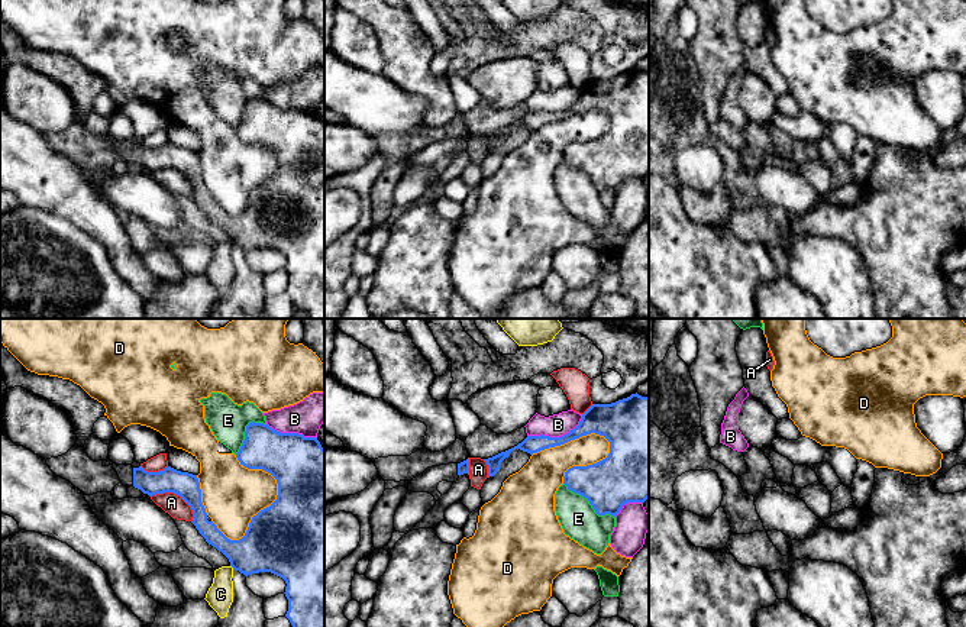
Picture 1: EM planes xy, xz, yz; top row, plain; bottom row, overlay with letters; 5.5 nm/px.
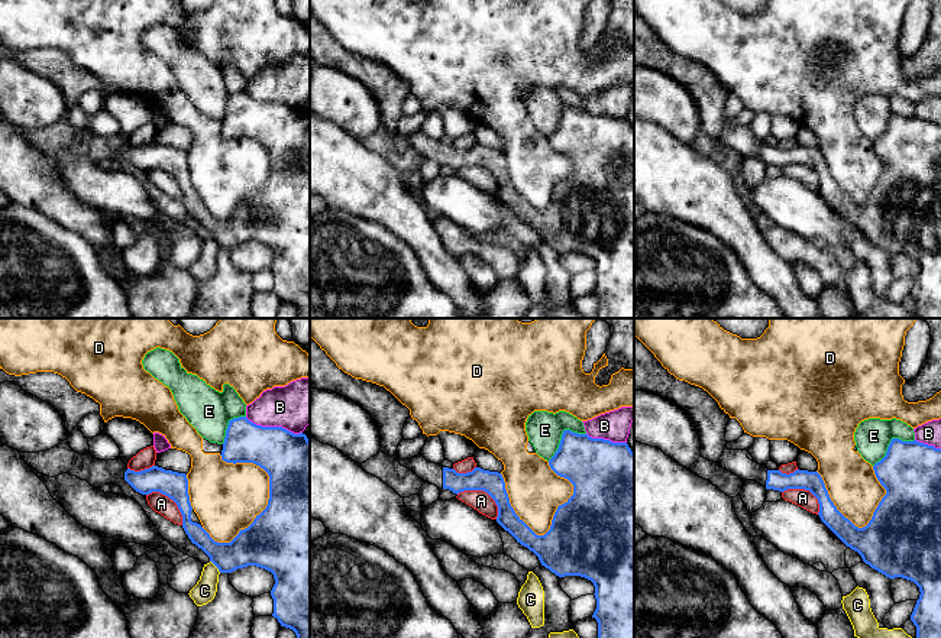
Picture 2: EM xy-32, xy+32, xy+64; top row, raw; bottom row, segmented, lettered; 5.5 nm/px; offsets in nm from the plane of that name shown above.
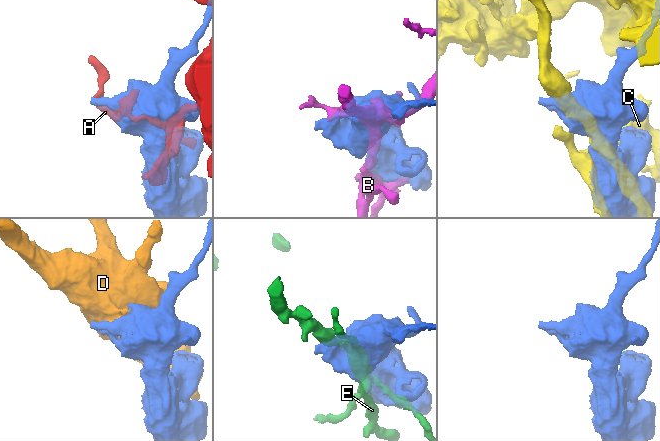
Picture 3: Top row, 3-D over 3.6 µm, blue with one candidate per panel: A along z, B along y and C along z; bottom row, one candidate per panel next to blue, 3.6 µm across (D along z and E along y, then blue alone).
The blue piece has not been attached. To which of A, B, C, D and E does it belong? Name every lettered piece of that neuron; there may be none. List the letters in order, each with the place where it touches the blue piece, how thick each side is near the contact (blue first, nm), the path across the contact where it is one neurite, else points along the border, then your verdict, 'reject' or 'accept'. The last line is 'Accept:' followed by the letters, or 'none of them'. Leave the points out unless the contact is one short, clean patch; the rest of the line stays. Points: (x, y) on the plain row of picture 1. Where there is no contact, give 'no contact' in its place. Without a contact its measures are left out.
A: contact xy (178, 170); calibres 140 and 120 nm; reject
B: contact xz (556, 113); calibres 160 and 130 nm; reject
C: contact xy (232, 242); calibres 300 and 140 nm; reject
D: contact xz (571, 115); calibres 190 and 220 nm; reject
E: contact xz (590, 178); calibres 300 and 200 nm; reject
Accept: none of them

